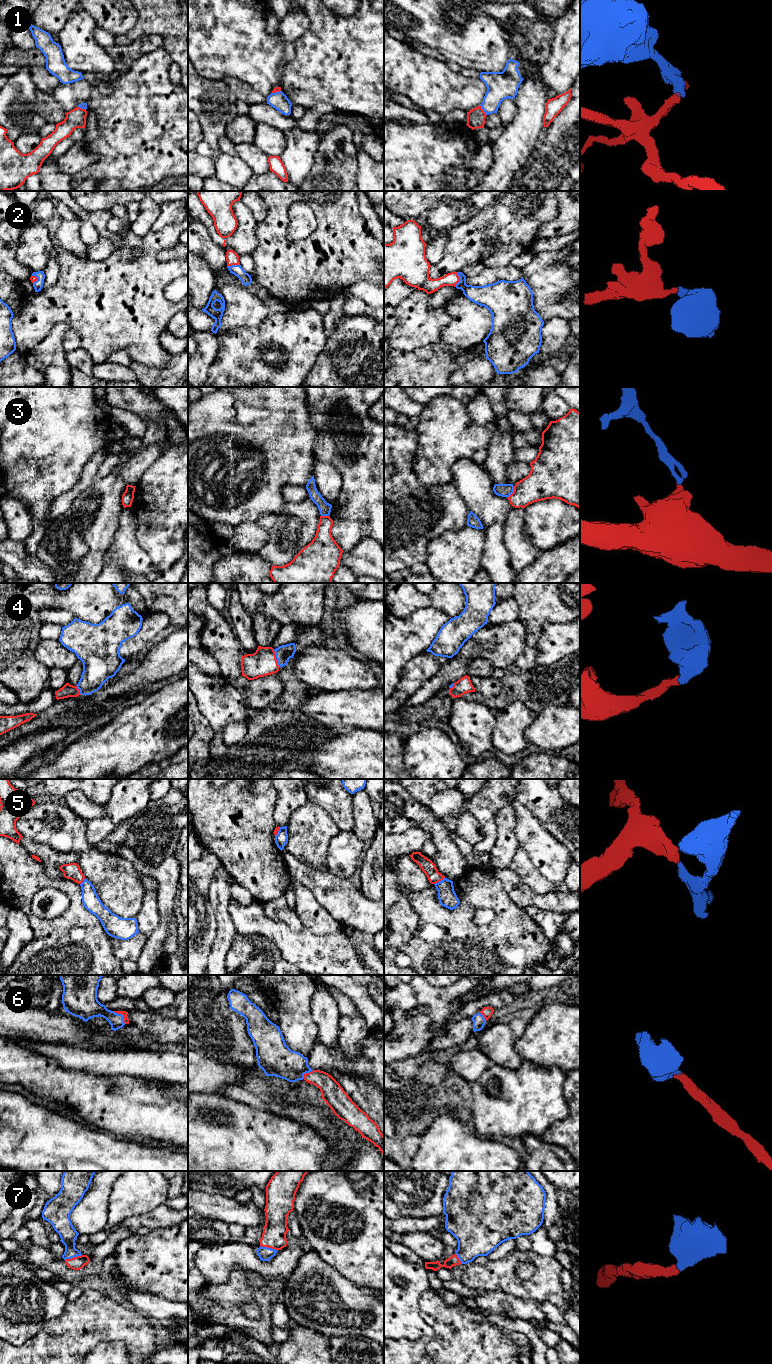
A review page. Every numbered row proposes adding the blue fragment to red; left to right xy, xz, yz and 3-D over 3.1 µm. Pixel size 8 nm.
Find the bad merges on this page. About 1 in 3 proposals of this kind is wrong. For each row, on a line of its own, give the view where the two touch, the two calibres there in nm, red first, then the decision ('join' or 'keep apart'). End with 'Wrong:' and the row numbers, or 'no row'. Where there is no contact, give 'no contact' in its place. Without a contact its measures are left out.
1: meets red in yz; 140 nm thick on the red side, 220 nm on the other; keep apart
2: meets red in yz; 120 nm thick on the red side, 160 nm on the other; join
3: meets red in yz; 260 nm thick on the red side, 110 nm on the other; keep apart
4: meets red in xz; 220 nm thick on the red side, 130 nm on the other; join
5: meets red in yz; 110 nm thick on the red side, 150 nm on the other; keep apart
6: meets red in xy; 50 nm thick on the red side, 150 nm on the other; join
7: meets red in xz; 190 nm thick on the red side, 110 nm on the other; join
Wrong: 1, 3, 5

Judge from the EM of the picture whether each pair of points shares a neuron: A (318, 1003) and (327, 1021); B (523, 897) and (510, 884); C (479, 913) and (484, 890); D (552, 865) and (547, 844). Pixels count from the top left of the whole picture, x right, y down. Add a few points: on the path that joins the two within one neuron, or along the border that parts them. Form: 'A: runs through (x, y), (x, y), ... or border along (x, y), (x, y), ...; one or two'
A: runs through (320, 1007), (320, 1012), (324, 1017); one
B: runs through (519, 893), (511, 888); one
C: border along (472, 911), (477, 907), (490, 908), (495, 919); two
D: runs through (552, 860), (547, 854), (547, 849); one

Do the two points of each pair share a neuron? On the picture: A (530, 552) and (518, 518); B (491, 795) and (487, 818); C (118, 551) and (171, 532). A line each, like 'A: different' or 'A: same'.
A: same
B: same
C: different

